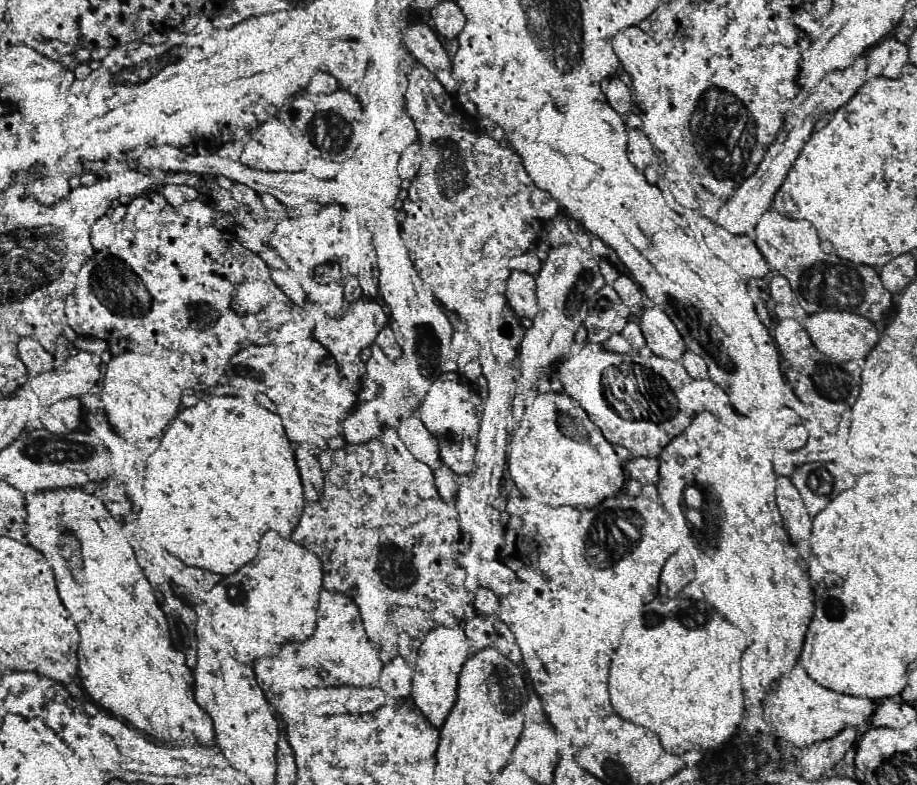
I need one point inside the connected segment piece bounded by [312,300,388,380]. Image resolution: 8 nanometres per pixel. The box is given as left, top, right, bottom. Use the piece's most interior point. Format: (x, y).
(344, 338)

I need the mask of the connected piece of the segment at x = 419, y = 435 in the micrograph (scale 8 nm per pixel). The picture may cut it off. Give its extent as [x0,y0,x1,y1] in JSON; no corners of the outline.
[396,416,440,468]

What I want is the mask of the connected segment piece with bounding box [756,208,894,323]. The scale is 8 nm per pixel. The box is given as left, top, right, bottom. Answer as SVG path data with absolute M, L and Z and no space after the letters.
M772 208L756 226L756 246L768 260L770 268L790 282L794 290L794 302L806 314L816 314L822 310L846 310L862 314L874 323L881 321L886 313L888 316L894 314L892 295L882 286L878 272L872 266L846 262L838 256L826 254L820 248L816 228L808 220L786 218Z

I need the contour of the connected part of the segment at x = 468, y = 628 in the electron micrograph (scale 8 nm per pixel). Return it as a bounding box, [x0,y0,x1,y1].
[464,614,522,664]

